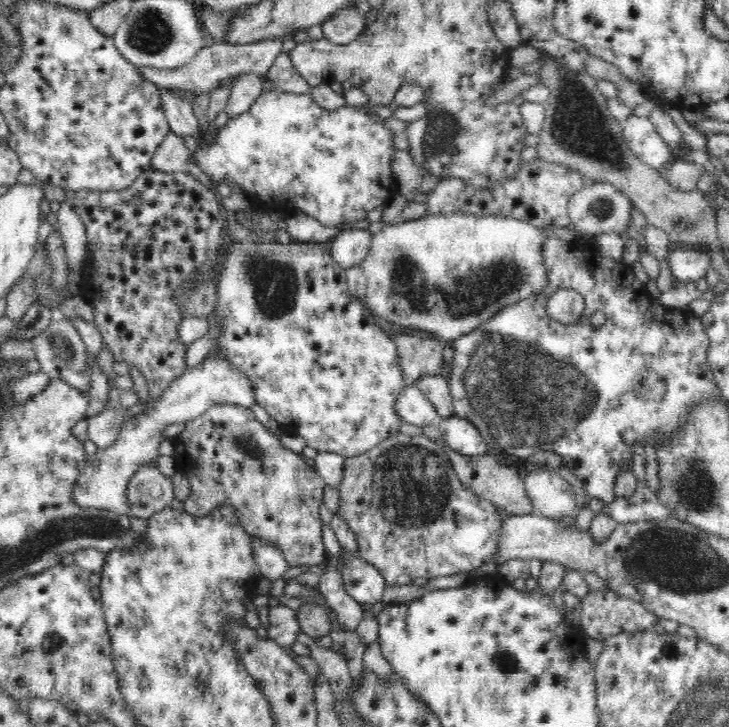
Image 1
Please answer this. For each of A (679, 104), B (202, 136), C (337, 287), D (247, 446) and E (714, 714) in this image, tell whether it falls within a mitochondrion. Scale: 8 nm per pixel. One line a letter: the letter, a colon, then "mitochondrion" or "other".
A: other
B: other
C: other
D: mitochondrion
E: mitochondrion

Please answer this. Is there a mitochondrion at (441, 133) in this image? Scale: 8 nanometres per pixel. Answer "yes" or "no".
yes

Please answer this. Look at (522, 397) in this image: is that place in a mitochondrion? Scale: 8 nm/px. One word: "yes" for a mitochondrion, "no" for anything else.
yes

